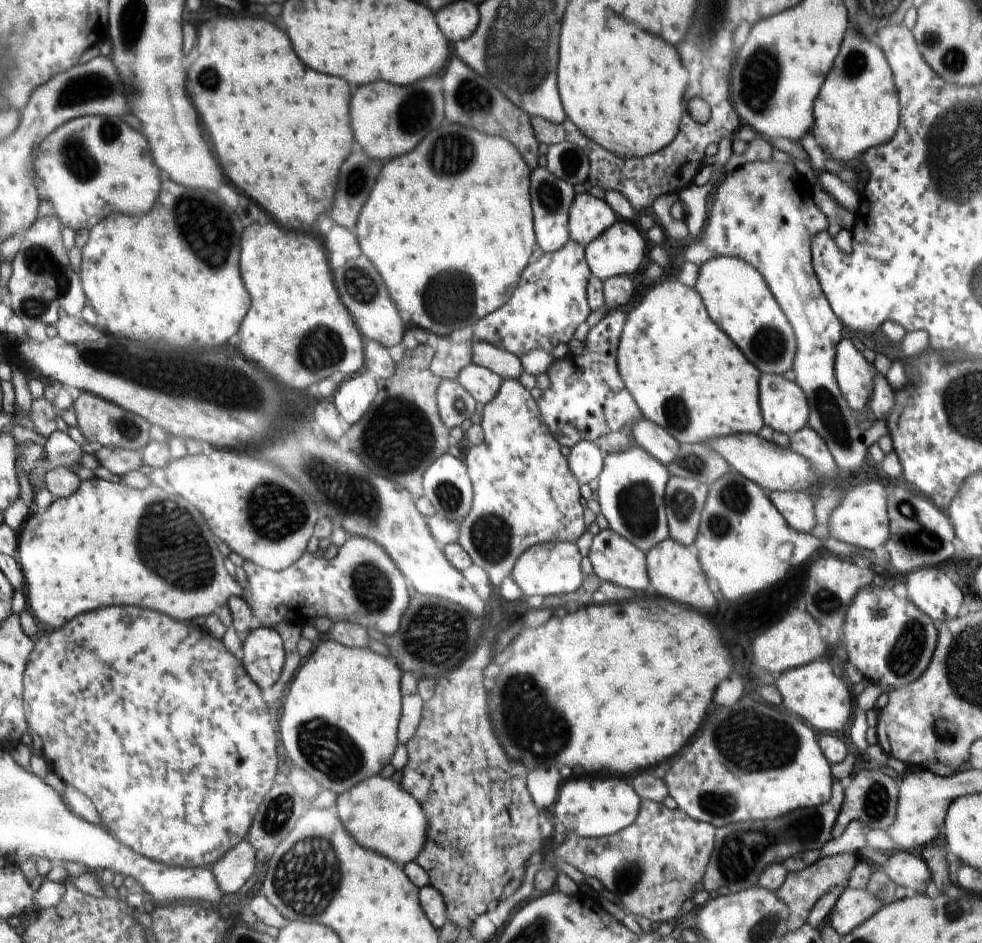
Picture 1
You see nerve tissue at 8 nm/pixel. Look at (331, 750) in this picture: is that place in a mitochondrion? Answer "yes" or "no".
yes

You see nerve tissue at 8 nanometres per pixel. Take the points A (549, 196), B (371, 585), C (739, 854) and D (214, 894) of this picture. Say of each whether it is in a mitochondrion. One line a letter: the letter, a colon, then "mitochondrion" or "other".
A: mitochondrion
B: mitochondrion
C: mitochondrion
D: other

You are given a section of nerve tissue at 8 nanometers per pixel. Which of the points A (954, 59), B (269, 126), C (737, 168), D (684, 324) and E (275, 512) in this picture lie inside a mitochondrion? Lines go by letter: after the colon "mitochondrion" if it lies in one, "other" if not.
A: mitochondrion
B: other
C: other
D: other
E: mitochondrion

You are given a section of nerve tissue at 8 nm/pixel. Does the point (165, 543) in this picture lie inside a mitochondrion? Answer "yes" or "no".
yes

